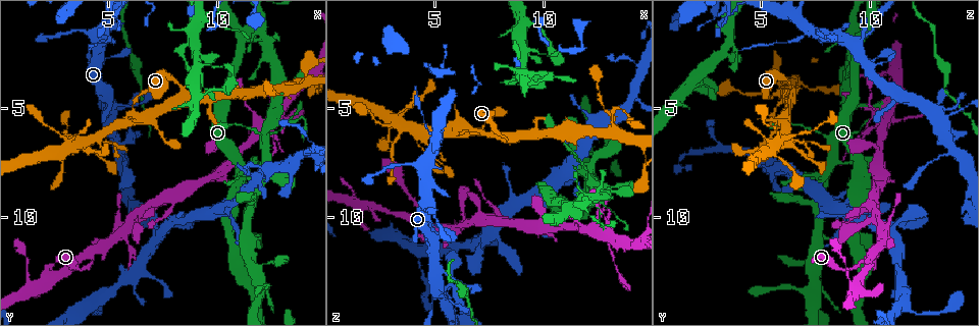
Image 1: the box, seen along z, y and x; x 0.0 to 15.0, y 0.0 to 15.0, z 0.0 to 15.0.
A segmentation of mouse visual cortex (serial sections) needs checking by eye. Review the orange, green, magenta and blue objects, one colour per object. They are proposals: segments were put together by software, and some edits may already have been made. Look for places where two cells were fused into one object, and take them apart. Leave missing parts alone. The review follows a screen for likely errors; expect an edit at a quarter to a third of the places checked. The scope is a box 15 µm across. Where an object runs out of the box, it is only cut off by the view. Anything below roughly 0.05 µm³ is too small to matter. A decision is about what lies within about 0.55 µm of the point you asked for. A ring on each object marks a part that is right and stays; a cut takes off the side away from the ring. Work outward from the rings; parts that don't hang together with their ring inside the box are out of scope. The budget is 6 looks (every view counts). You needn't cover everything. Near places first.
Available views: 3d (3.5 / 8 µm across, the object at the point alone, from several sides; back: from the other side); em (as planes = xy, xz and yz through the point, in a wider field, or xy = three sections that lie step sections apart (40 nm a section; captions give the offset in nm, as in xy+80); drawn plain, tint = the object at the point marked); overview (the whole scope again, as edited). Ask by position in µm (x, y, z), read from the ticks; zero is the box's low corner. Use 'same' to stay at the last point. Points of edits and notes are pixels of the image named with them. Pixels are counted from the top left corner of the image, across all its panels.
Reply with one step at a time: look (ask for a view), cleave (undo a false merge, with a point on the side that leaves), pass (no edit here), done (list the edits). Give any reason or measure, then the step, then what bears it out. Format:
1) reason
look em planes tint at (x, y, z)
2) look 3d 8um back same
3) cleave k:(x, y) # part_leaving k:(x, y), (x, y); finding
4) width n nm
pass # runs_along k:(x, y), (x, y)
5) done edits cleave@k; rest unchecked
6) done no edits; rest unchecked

branch point
look 3d 8um at (12.0, 1.8, 9.0)

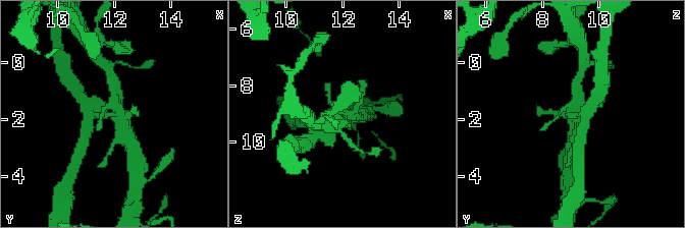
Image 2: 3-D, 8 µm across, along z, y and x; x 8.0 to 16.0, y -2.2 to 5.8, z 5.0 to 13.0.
need the tissue
look em xy step 1 tint at (12.0, 1.9, 9.1)

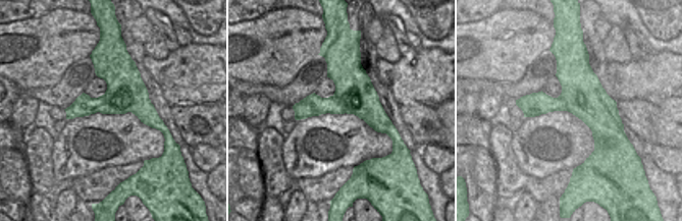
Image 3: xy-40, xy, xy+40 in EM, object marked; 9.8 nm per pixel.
width 400 nm
pass # runs_along 2:(90, 116), (117, 113), (126, 138); continuous, no second cell

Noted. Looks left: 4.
three arms meet
look 3d 3.5um at (12.2, 6.3, 8.3)

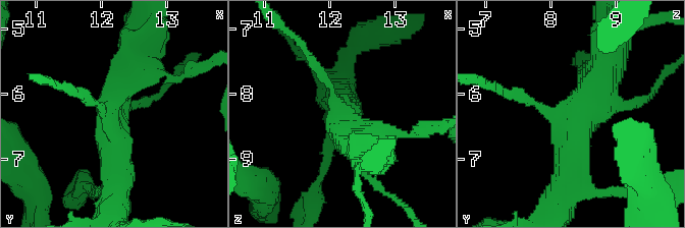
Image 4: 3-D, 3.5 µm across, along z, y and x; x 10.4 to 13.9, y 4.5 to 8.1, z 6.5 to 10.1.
arms 3; arm_widths 150, 400, 450 nm; shape alone is not enough
look em xy step 5 tint at (12.15, 6.30, 8.40)

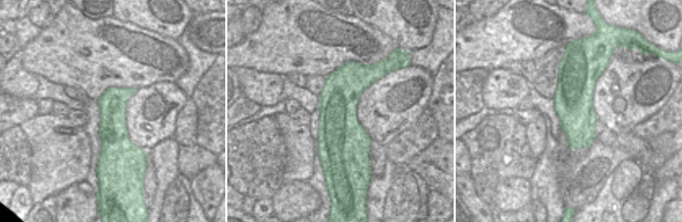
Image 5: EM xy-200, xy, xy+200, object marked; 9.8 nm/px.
pass # runs_along 4:(610, 58), (578, 108), (571, 180); continuous, no second cell

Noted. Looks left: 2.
look 3d 3.5um at (4.2, 11.8, 10.0)

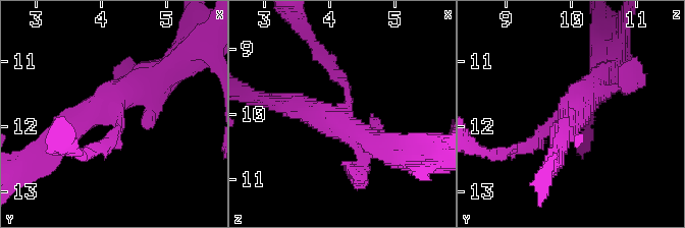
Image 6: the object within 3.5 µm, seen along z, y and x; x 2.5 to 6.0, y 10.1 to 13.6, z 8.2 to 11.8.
arms 3; arm_widths 200, 350, 400 nm; now the EM
look em planes tint at (4.20, 11.75, 10.05)

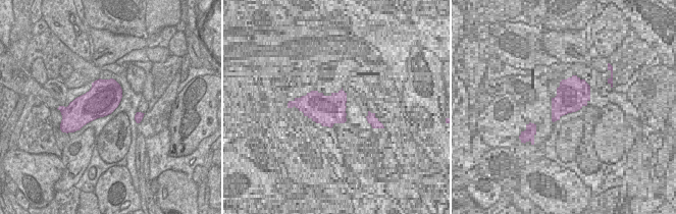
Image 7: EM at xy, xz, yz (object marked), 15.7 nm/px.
pass # runs_along 6:(525, 147), (600, 88), (603, 78); continuous, no second cell

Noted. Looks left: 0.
done no edits; rest unchecked

